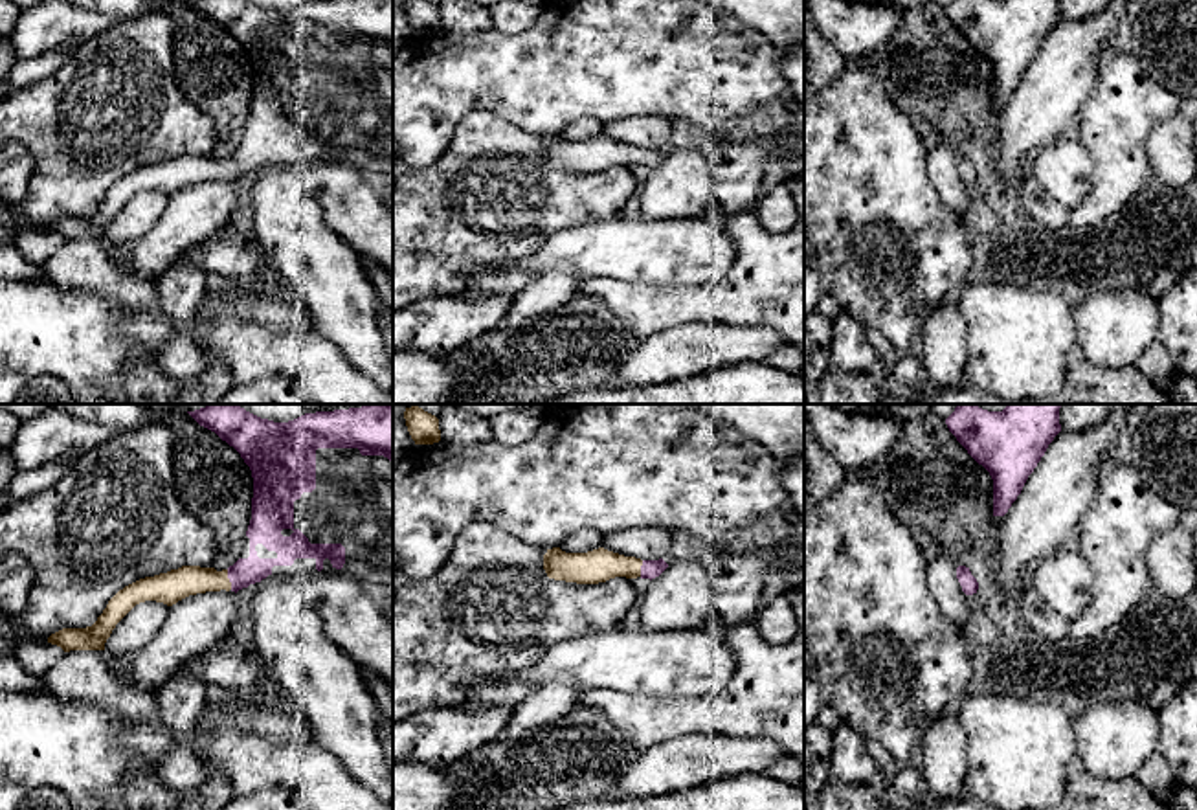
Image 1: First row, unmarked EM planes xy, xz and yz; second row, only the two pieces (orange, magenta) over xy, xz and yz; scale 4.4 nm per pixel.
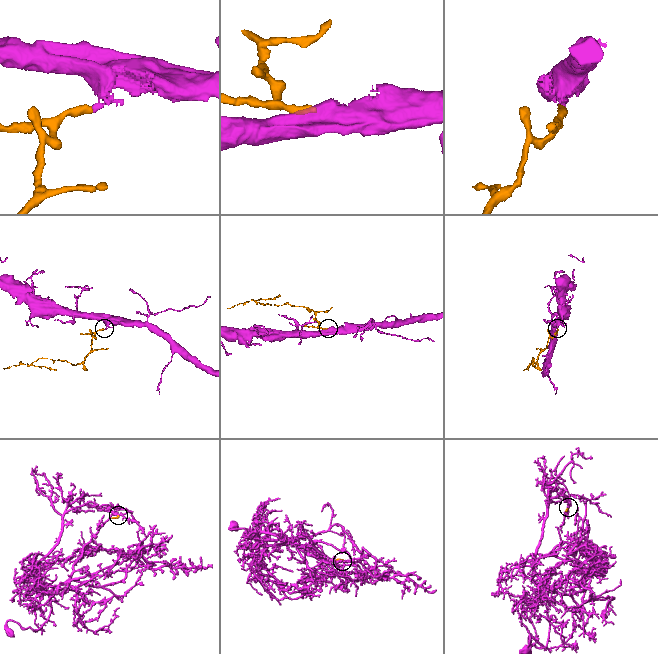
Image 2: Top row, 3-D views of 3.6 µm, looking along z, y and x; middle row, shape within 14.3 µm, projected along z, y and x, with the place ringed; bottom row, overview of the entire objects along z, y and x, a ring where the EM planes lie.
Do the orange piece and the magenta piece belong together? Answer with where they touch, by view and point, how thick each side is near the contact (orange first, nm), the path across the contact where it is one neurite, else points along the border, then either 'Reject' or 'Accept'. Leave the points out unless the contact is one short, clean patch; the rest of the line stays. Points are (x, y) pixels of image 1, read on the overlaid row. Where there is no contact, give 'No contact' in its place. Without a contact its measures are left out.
Touches orange at xy (228, 579). Thickness 140 nm (orange) against 120 nm. Path across: xy (175, 584), (191, 579), (228, 579), (245, 572). Accept

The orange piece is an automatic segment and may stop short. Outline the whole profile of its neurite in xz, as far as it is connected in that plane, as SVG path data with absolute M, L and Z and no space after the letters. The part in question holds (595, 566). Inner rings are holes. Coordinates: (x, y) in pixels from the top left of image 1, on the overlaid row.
M553 547L543 555L543 569L549 579L576 584L598 584L615 577L652 580L666 568L668 564L663 558L641 560L604 547L587 553L565 553L560 547Z

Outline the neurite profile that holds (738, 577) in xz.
M716 542L707 547L705 560L720 624L727 628L753 621L766 602L766 577L773 566L767 553L755 547L733 551L723 542Z

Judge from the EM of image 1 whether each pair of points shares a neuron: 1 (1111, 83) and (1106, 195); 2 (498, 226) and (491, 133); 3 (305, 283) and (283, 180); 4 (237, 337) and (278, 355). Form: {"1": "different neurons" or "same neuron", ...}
{"1": "same neuron", "2": "same neuron", "3": "same neuron", "4": "same neuron"}

